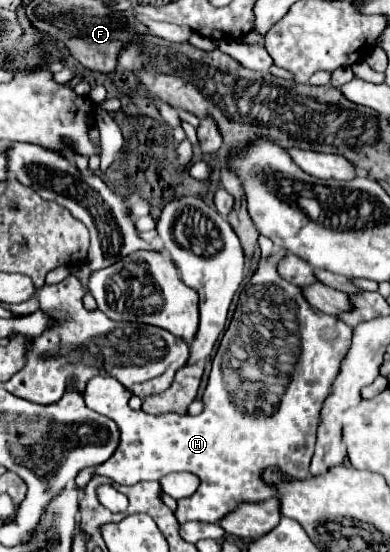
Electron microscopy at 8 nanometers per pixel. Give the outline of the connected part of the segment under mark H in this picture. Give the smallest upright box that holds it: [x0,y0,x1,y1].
[84,249,352,523]

